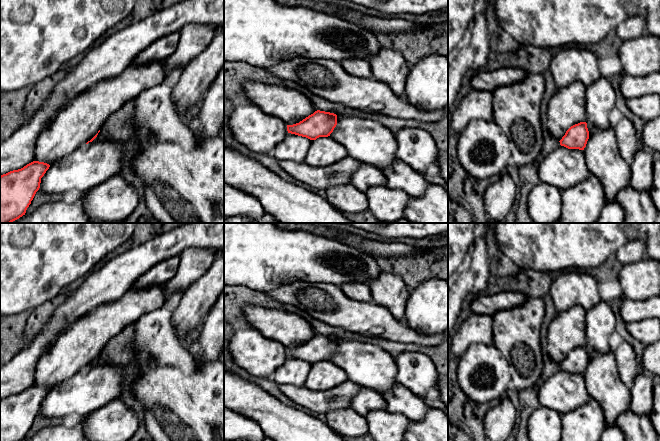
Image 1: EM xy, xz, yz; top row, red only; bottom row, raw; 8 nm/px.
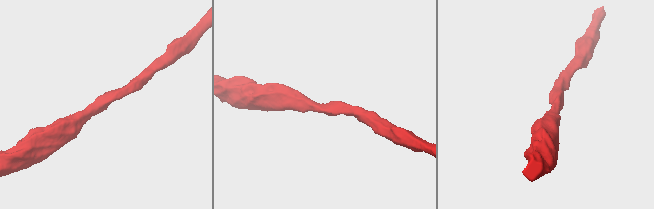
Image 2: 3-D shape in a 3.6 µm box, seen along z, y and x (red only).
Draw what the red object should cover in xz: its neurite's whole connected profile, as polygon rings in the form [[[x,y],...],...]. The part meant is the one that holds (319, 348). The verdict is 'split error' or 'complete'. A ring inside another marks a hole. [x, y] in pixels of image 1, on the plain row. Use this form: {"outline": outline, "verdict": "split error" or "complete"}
{"outline": [[[247,304],[243,313],[250,328],[283,344],[288,357],[316,364],[330,360],[337,349],[336,338],[317,334],[306,319],[295,313]]], "verdict": "split error"}

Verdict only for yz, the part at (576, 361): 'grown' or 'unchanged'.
grown

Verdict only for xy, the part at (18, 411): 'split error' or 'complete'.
split error

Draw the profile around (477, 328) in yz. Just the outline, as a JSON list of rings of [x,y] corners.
[[[472,313],[452,337],[451,352],[460,357],[472,344],[490,345],[493,343],[493,317]]]

